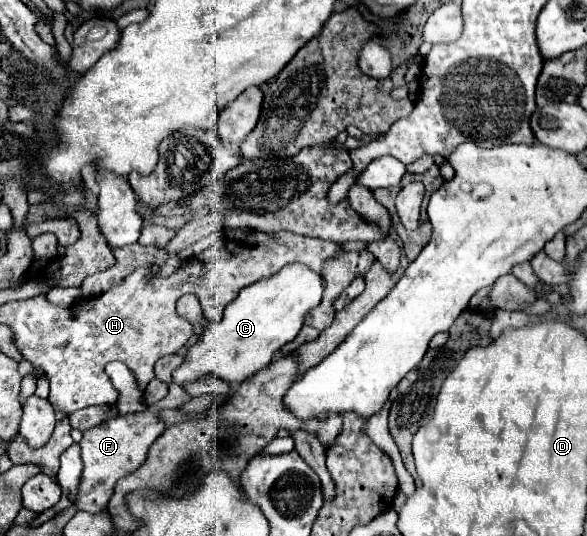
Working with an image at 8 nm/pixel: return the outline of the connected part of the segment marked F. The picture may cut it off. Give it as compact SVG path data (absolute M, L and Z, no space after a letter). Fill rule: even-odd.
M170 383L168 395L160 401L150 405L146 411L140 413L130 413L130 415L116 415L112 419L106 419L104 423L84 431L84 437L80 441L82 447L82 461L84 461L84 473L82 473L82 483L80 483L80 495L78 495L78 509L88 511L88 513L100 513L106 509L114 485L120 477L136 471L146 459L148 447L154 443L158 435L166 429L164 421L158 417L162 409L178 409L184 403L190 401L190 395L176 383ZM160 423L160 425L158 425Z

